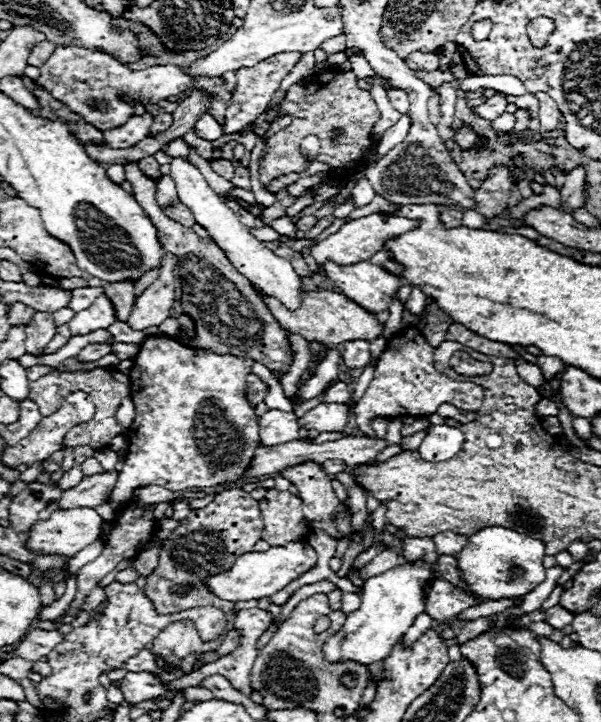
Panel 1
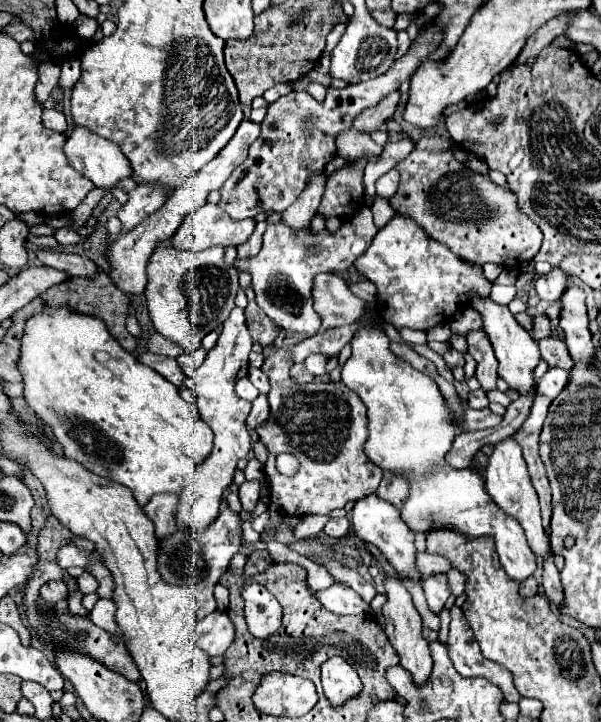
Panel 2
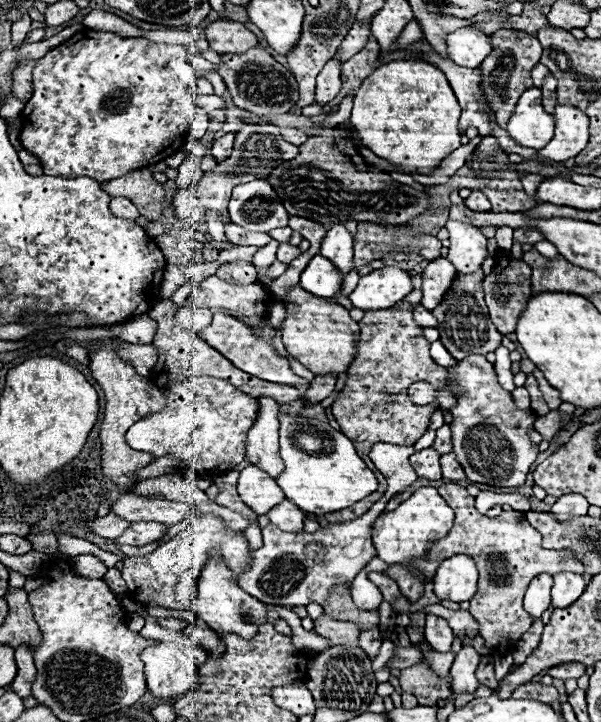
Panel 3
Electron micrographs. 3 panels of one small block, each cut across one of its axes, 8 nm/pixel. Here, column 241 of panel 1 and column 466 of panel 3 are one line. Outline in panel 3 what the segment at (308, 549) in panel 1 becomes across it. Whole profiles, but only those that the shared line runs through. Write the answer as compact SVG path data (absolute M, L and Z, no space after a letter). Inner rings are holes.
M456 554L444 562L434 572L434 594L440 600L466 602L476 594L478 572L472 558Z

